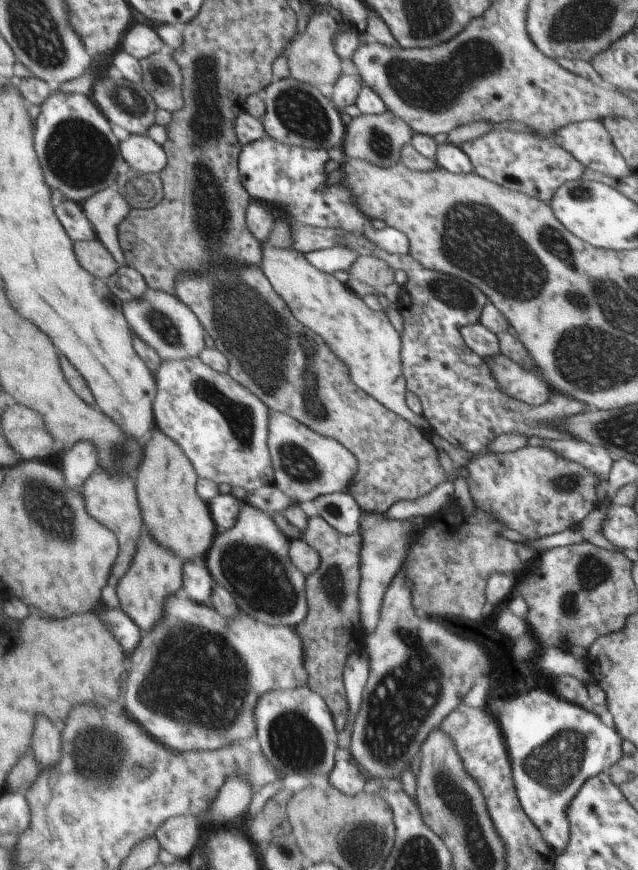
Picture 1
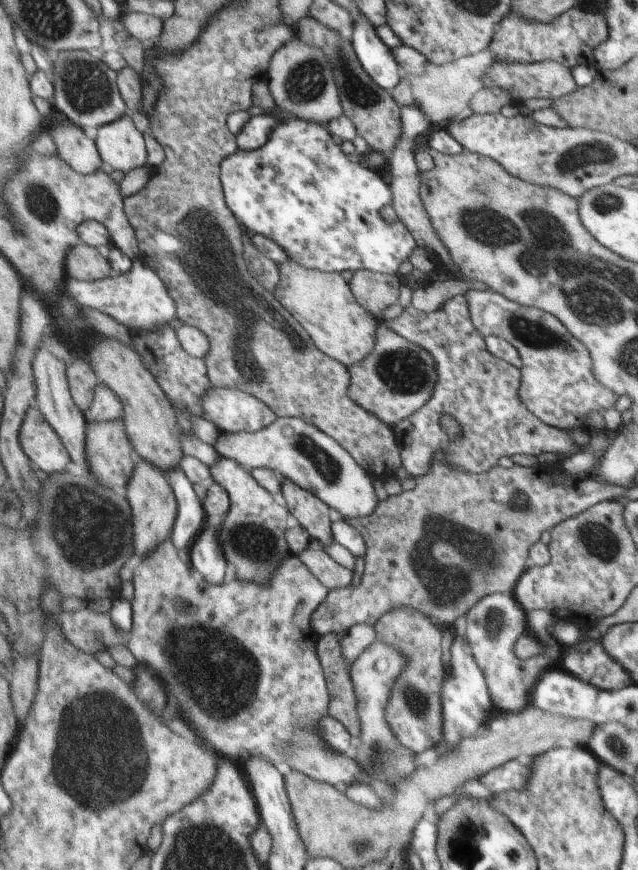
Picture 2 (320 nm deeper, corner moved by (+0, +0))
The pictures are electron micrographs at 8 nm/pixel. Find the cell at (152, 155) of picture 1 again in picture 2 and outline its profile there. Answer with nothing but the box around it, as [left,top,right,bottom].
[94,112,149,173]

